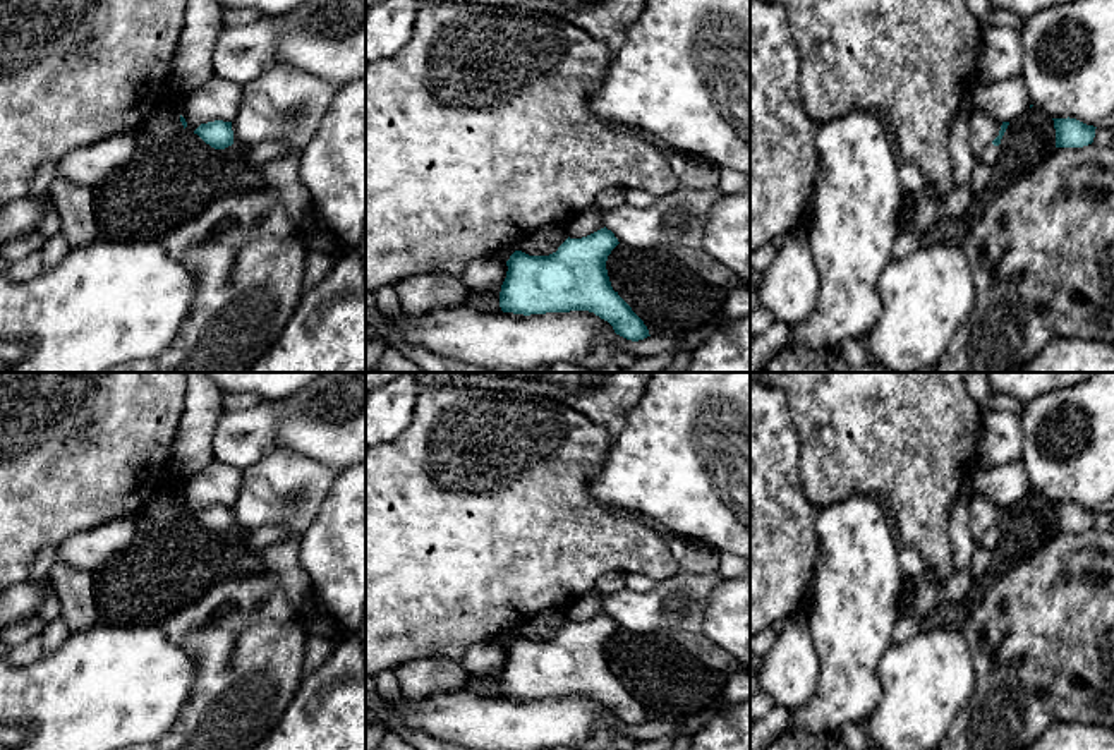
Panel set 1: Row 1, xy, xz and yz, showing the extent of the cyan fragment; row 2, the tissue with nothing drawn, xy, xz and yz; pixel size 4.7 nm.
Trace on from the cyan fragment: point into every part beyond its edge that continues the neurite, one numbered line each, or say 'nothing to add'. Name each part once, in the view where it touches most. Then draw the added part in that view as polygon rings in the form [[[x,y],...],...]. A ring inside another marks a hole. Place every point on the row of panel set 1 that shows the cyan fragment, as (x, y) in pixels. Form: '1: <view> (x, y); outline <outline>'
nothing to add

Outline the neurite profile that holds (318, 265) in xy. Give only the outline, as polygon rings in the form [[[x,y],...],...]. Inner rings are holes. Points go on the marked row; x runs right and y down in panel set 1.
[[[307,249],[304,287],[316,287],[333,269],[335,259],[333,256]]]

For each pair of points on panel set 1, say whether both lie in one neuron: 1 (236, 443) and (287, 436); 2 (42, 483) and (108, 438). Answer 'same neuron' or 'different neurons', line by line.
1: different neurons
2: same neuron

